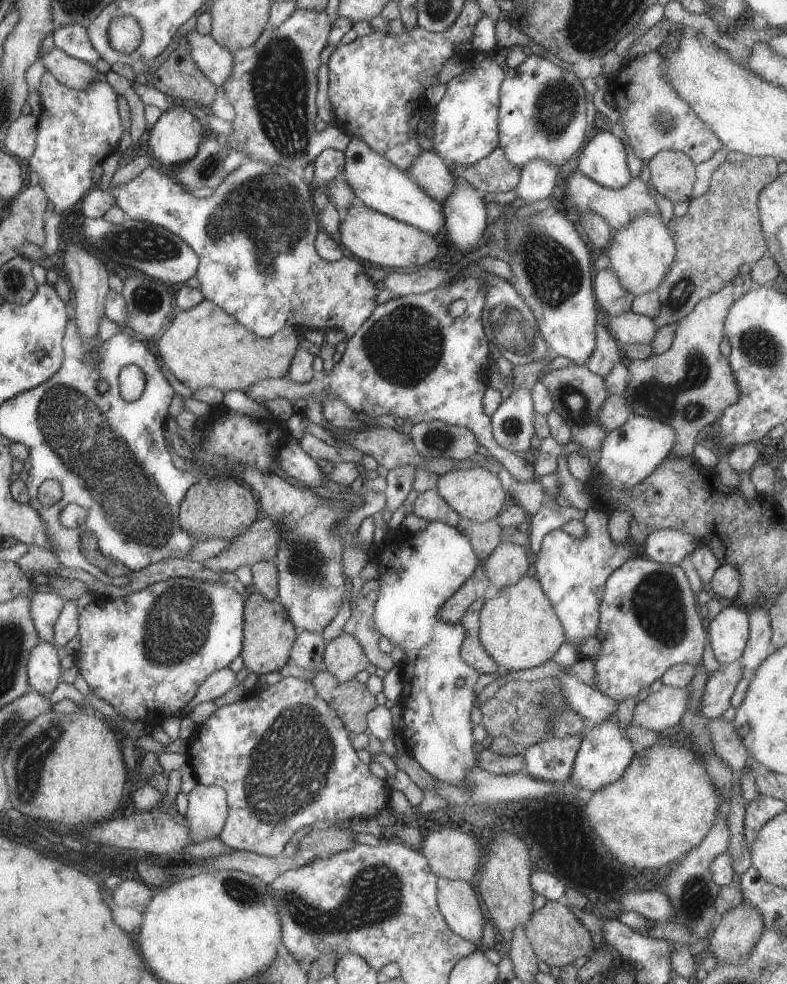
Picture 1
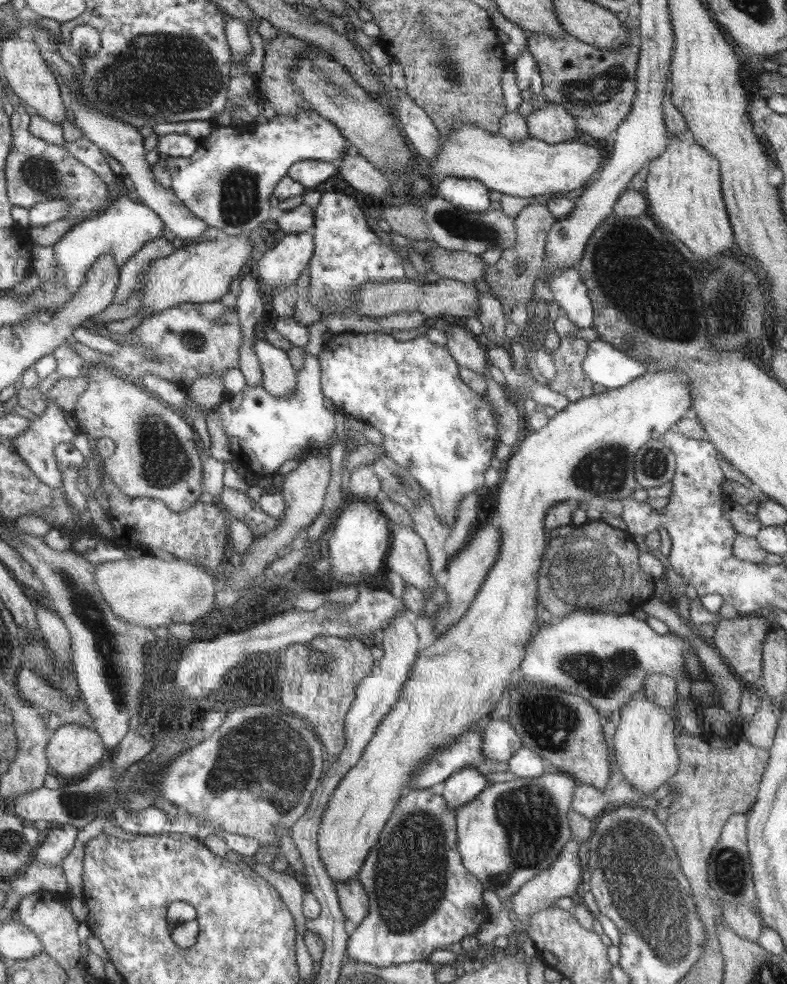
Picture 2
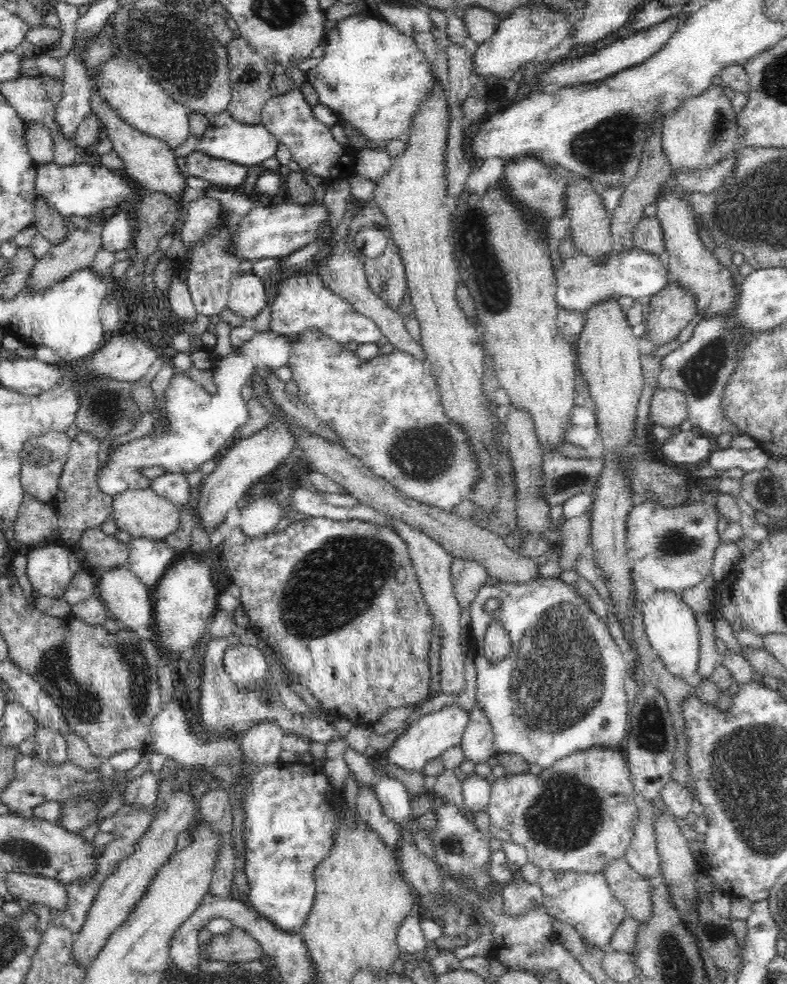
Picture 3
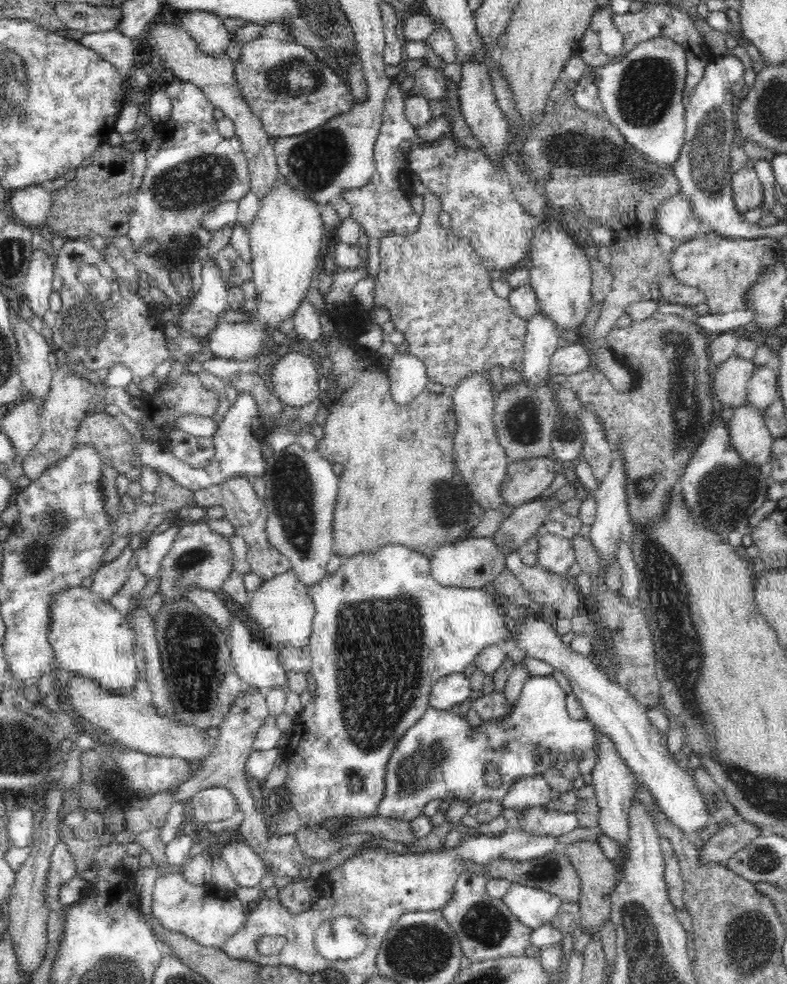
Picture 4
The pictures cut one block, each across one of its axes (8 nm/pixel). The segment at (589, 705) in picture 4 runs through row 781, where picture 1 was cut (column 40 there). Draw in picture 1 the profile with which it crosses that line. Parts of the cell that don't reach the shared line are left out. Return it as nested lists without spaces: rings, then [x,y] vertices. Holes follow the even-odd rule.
[[[40,640],[30,652],[30,658],[27,661],[27,677],[30,678],[32,688],[48,698],[50,693],[61,684],[62,672],[56,646]]]

